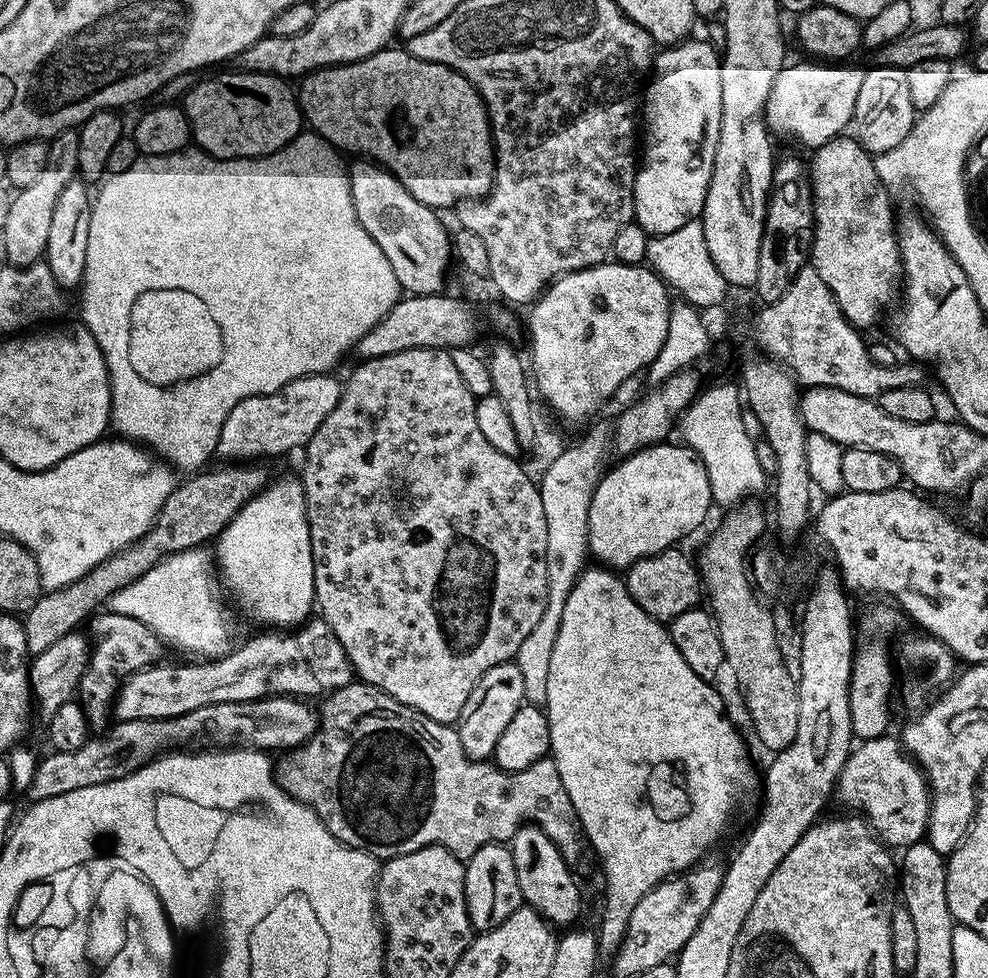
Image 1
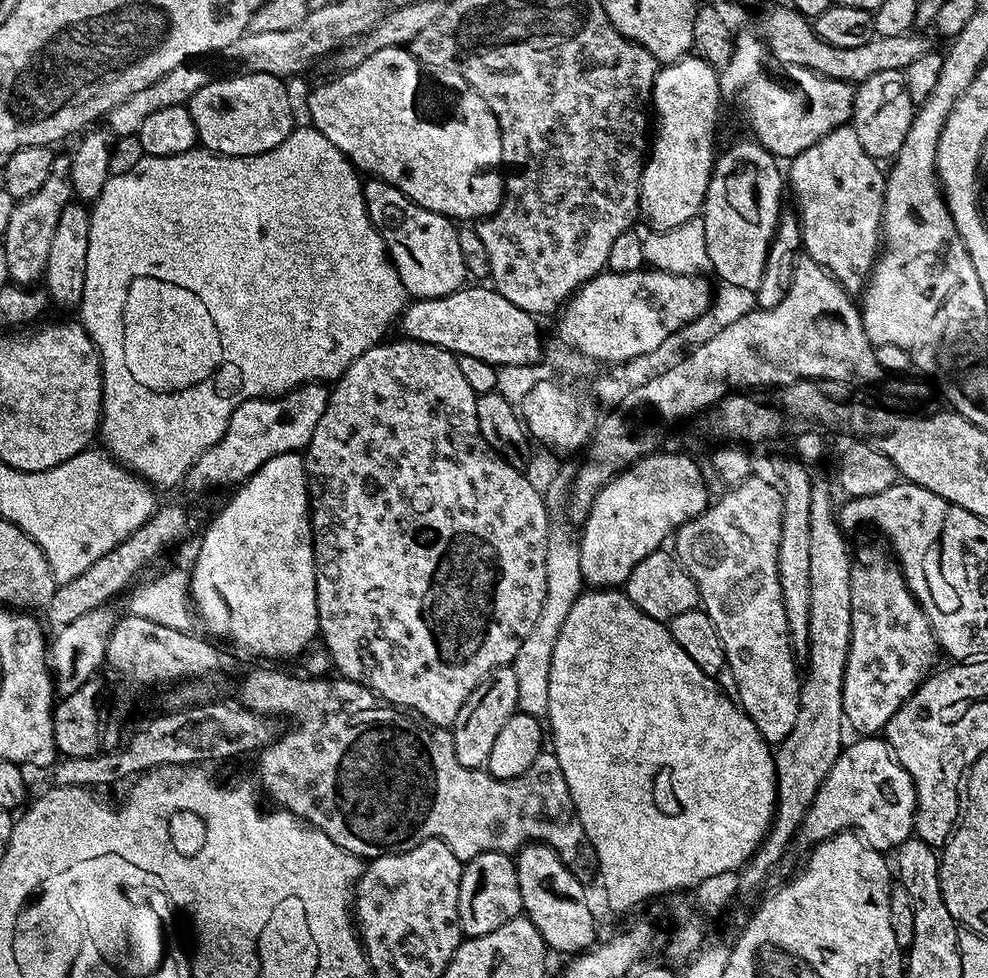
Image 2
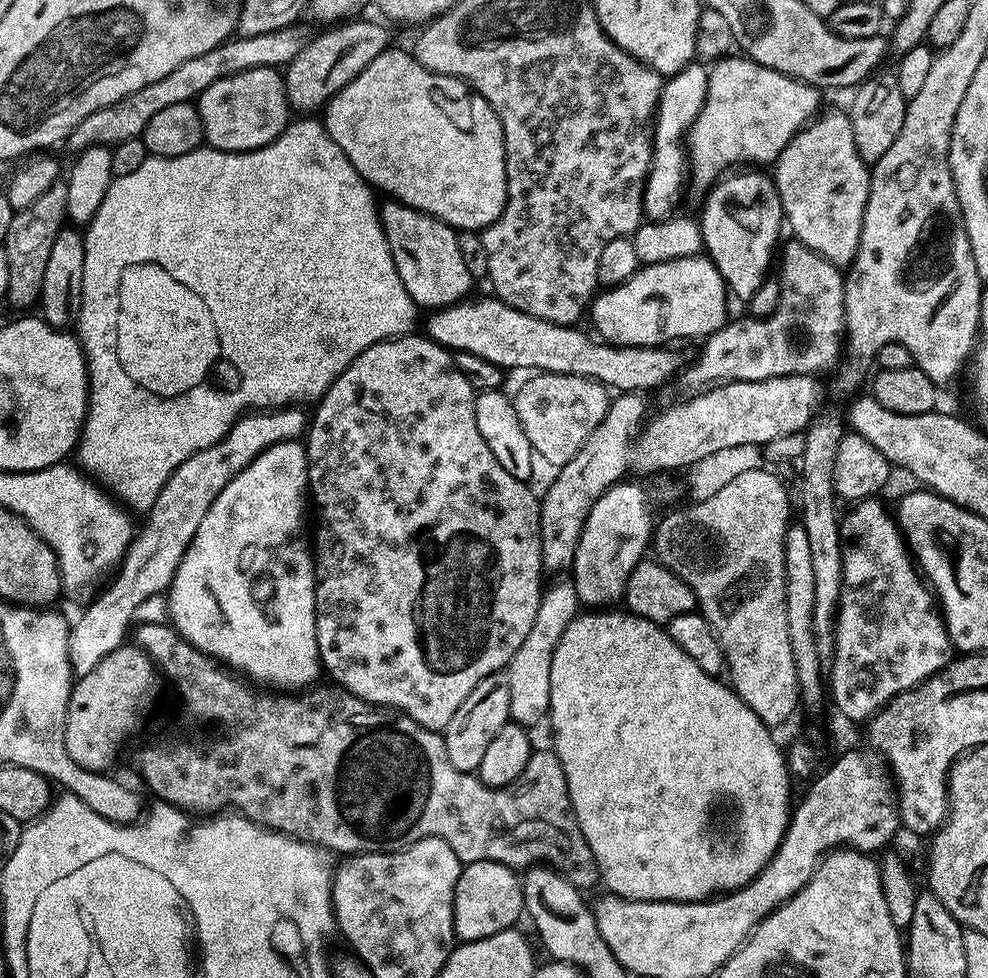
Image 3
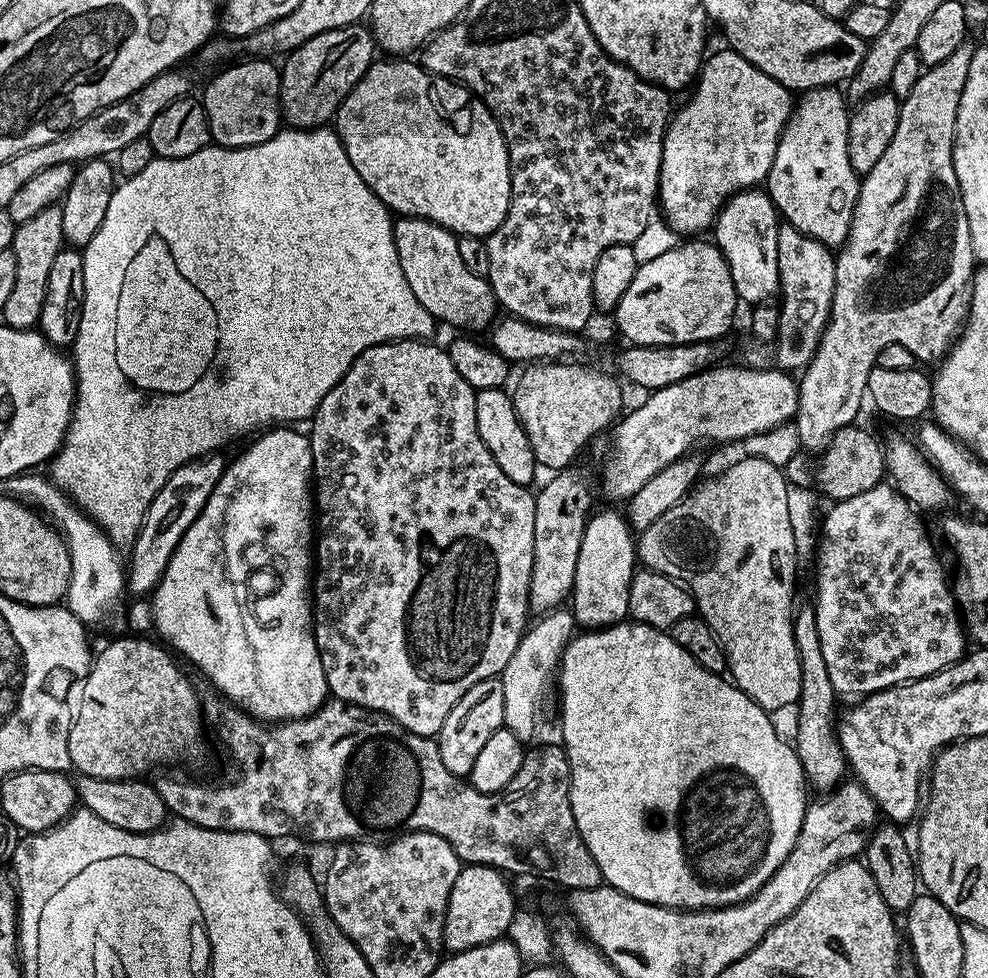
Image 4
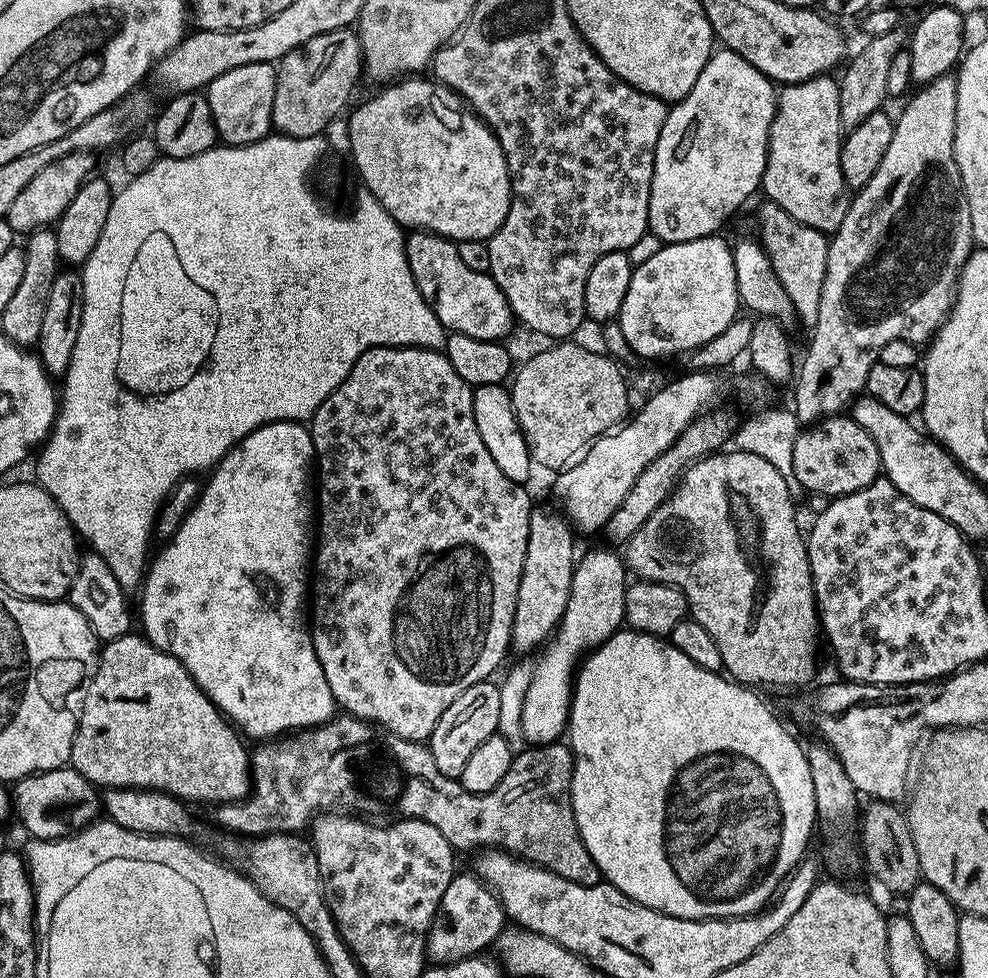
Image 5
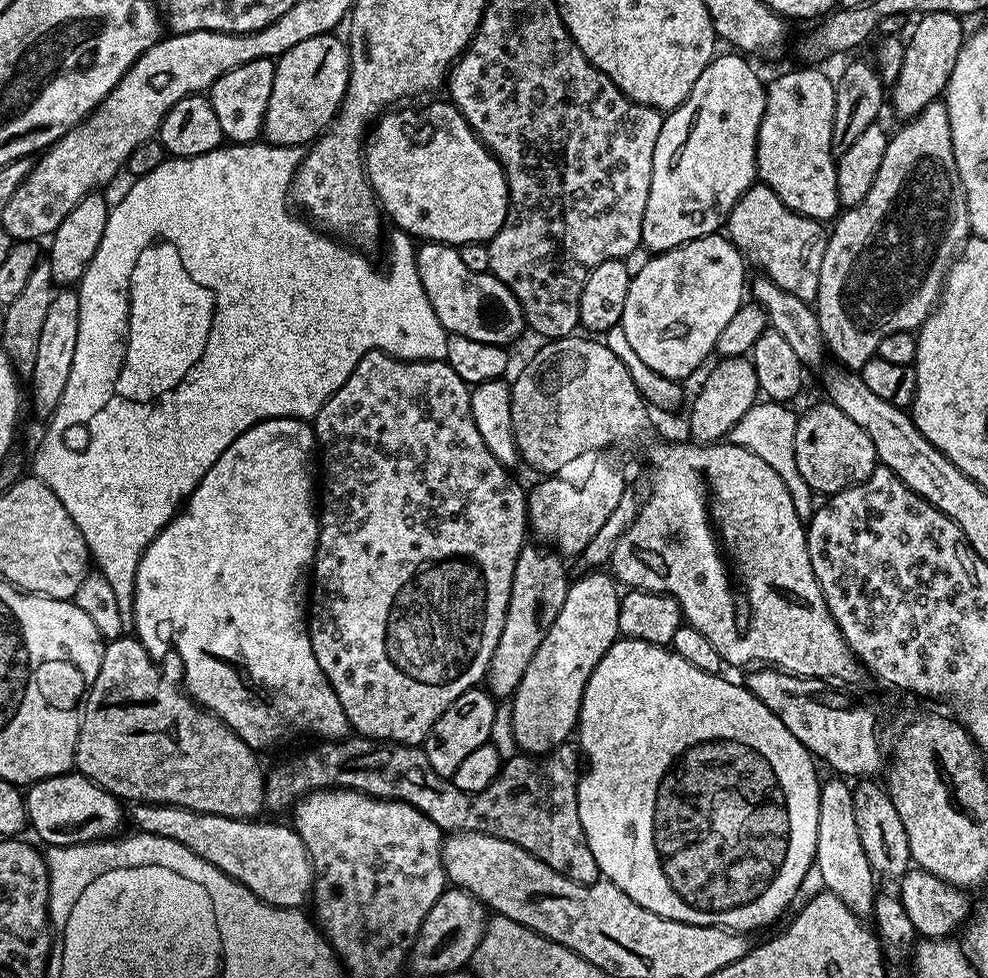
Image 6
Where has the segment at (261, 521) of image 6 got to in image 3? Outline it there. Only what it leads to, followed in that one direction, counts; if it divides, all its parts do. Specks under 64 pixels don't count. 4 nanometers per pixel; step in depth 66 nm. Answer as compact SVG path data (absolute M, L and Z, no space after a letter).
M287 440L262 450L262 454L258 454L258 458L254 458L254 462L246 466L246 470L242 470L233 480L226 482L226 490L222 490L222 494L214 498L214 506L206 510L206 518L202 518L198 534L194 534L186 554L182 554L182 562L166 593L167 619L183 640L190 642L208 656L213 656L229 669L243 674L253 685L267 686L272 690L307 690L319 681L316 680L319 676L322 676L316 637L316 570L314 556L310 551L310 528L309 525L308 528L304 525L304 507L309 507L309 504L307 447L300 440Z

